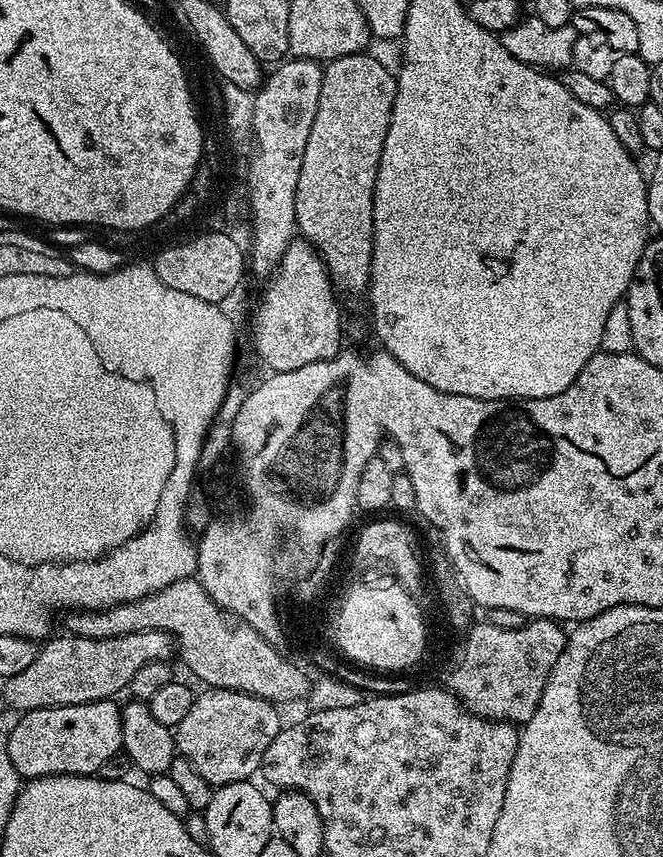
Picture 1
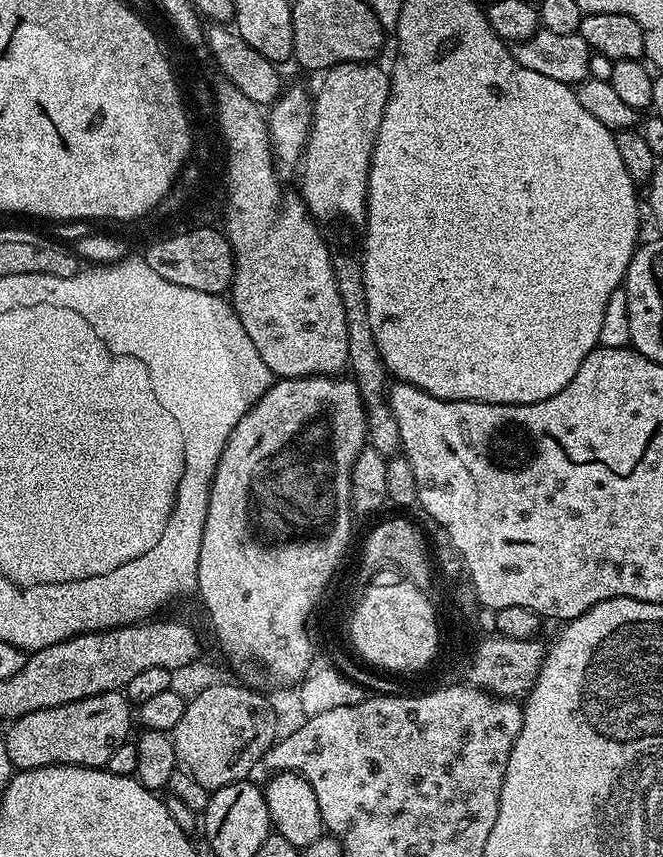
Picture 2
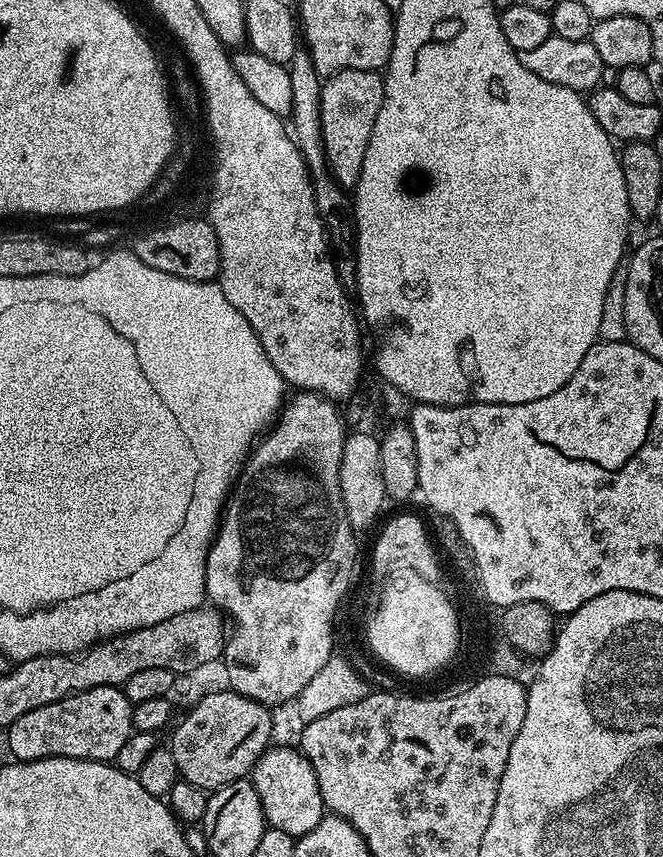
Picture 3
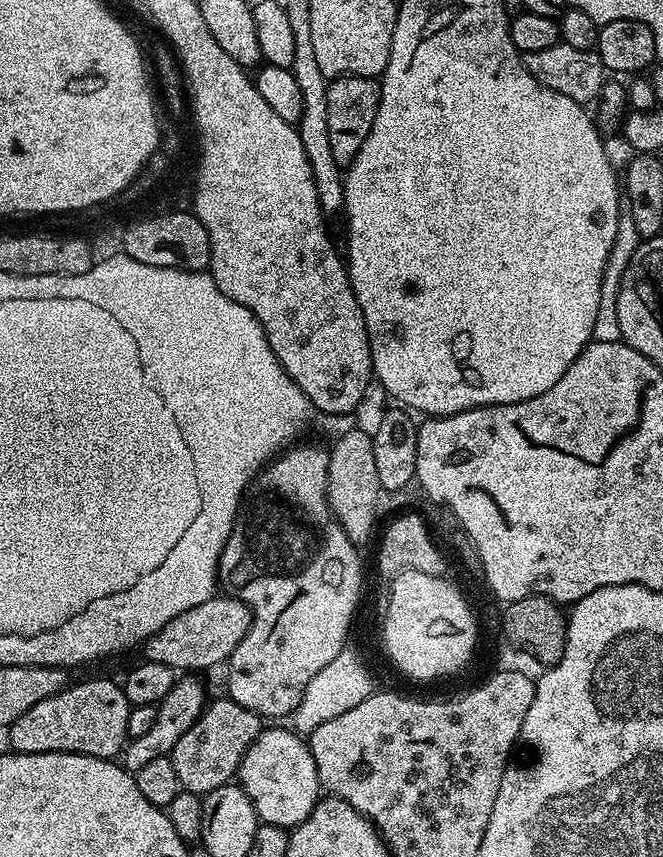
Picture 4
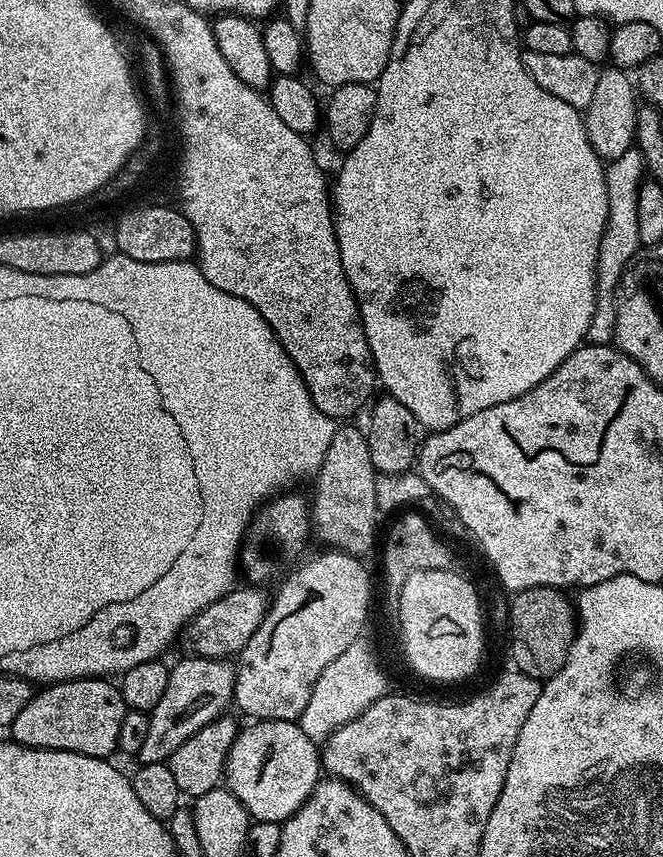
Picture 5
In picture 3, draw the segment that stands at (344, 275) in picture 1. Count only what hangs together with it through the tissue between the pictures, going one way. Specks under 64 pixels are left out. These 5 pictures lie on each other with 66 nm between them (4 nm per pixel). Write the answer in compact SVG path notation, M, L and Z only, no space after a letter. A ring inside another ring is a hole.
M342 70L327 77L321 83L322 90L322 142L328 159L328 170L342 186L355 185L362 170L362 158L366 158L366 146L370 146L370 134L374 131L374 121L384 101L384 77L379 71Z

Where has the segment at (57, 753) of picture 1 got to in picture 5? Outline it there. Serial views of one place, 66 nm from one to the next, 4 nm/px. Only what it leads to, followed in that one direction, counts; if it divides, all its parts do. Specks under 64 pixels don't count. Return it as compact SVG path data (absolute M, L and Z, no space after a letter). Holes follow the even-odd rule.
M89 678L87 680L62 680L55 684L41 687L22 706L18 718L14 718L10 729L11 739L17 744L24 744L28 748L49 748L63 752L77 752L87 756L111 757L111 752L117 751L118 732L122 730L122 718L126 705L119 687L111 684L108 678Z

